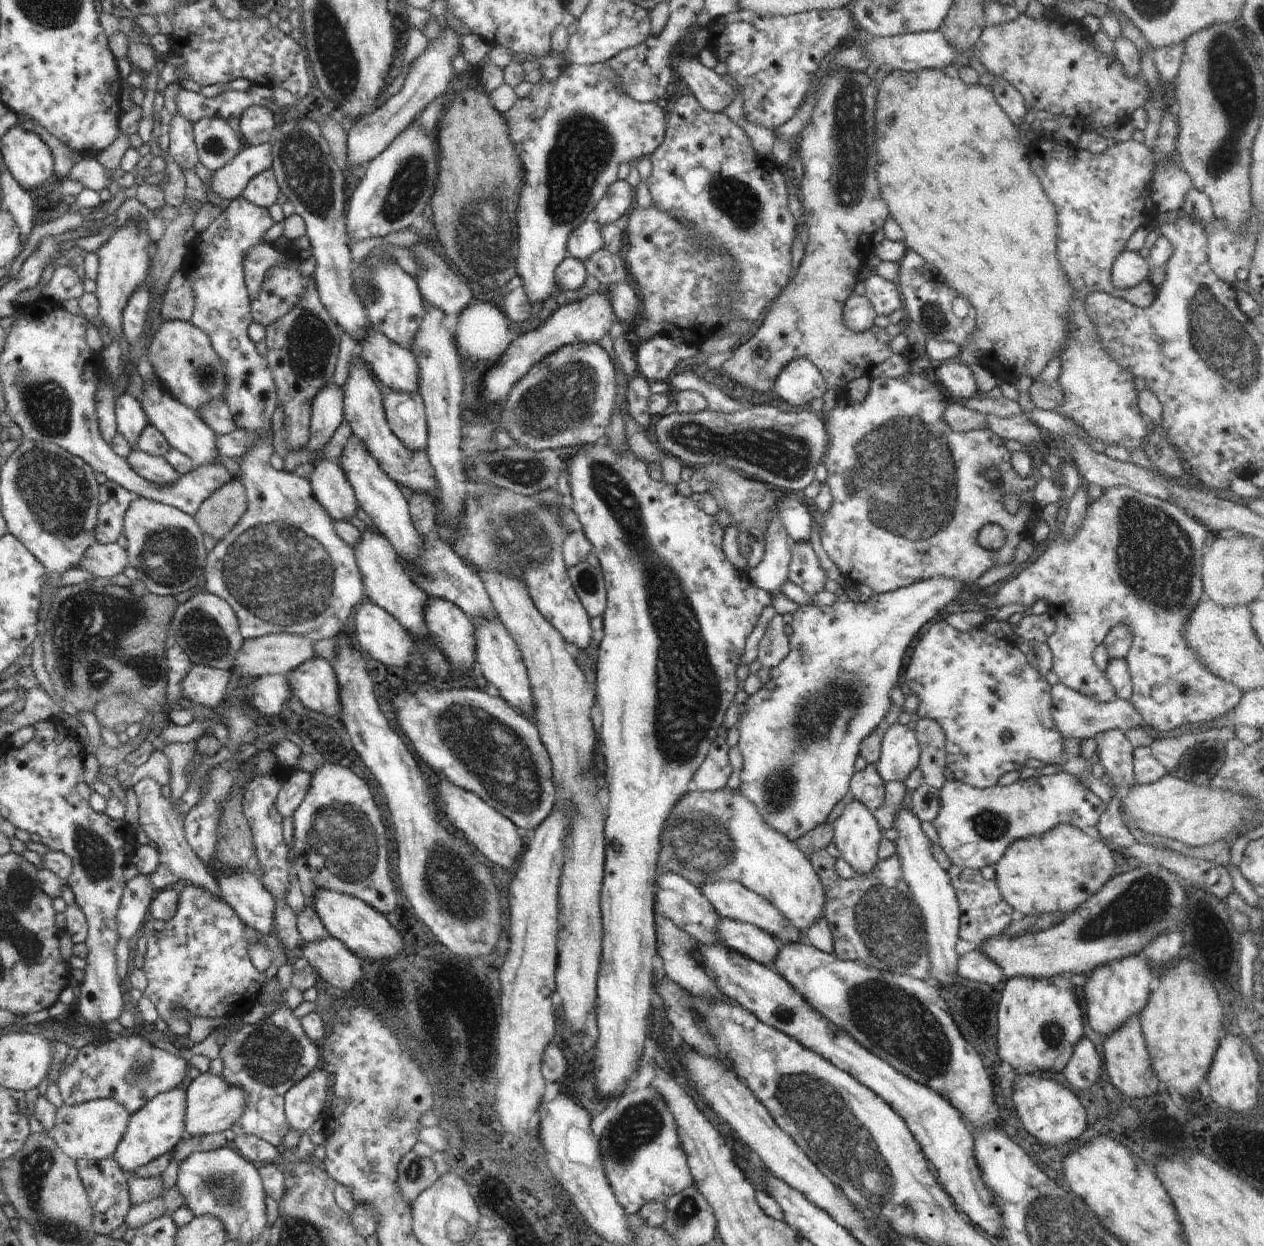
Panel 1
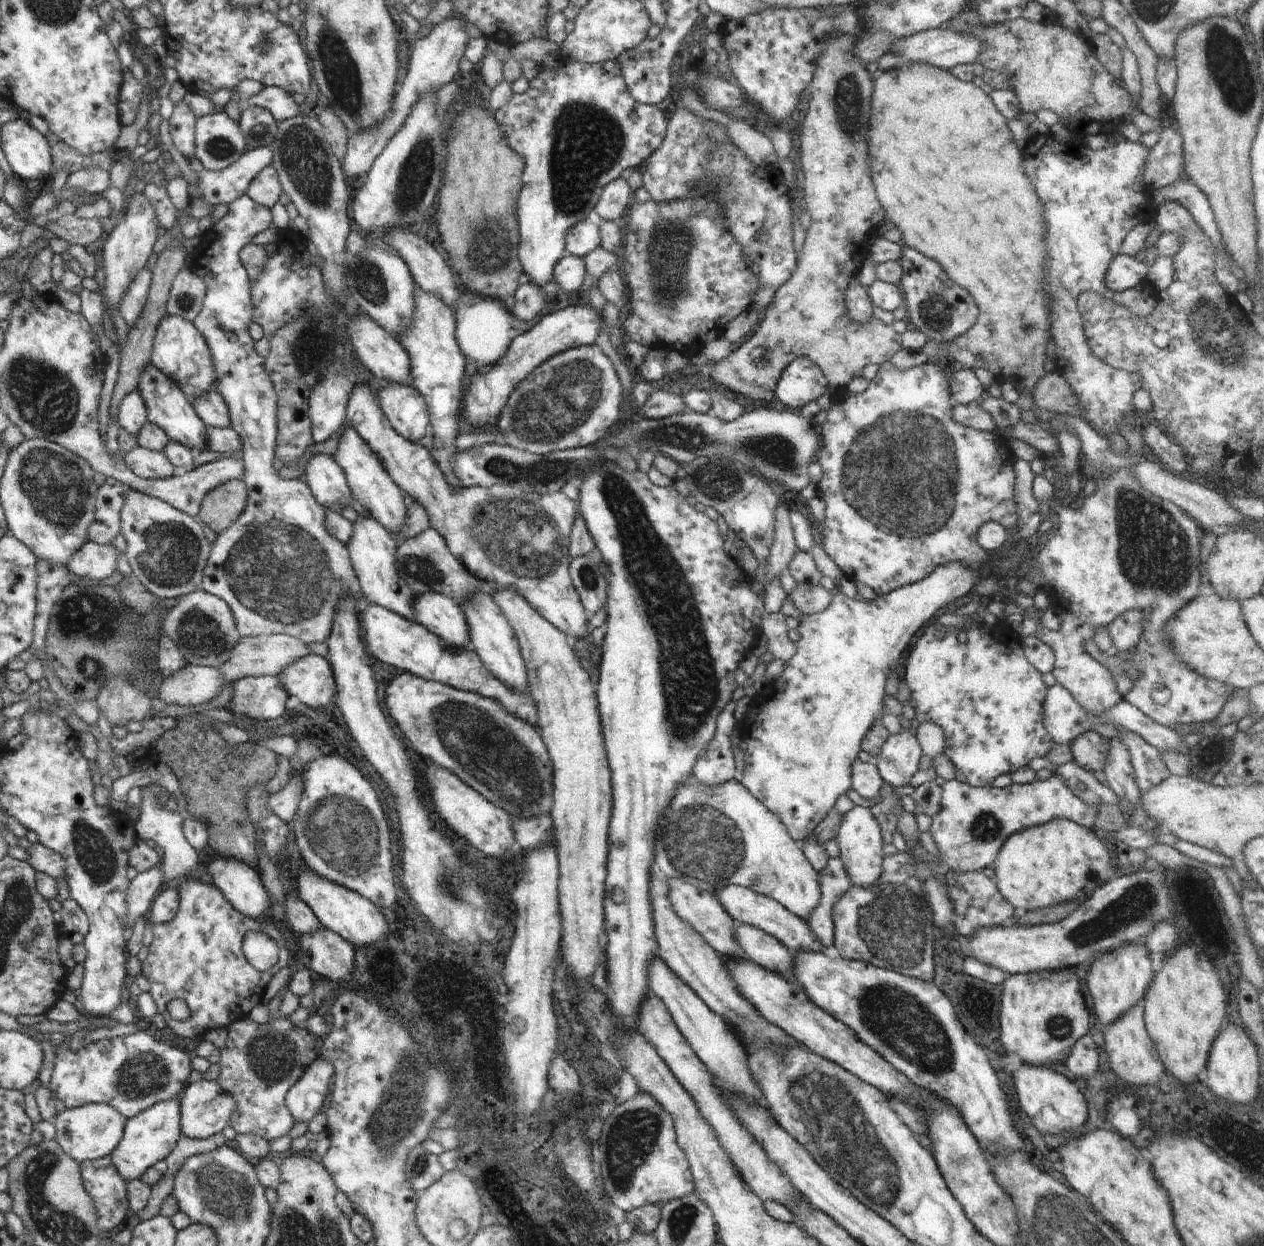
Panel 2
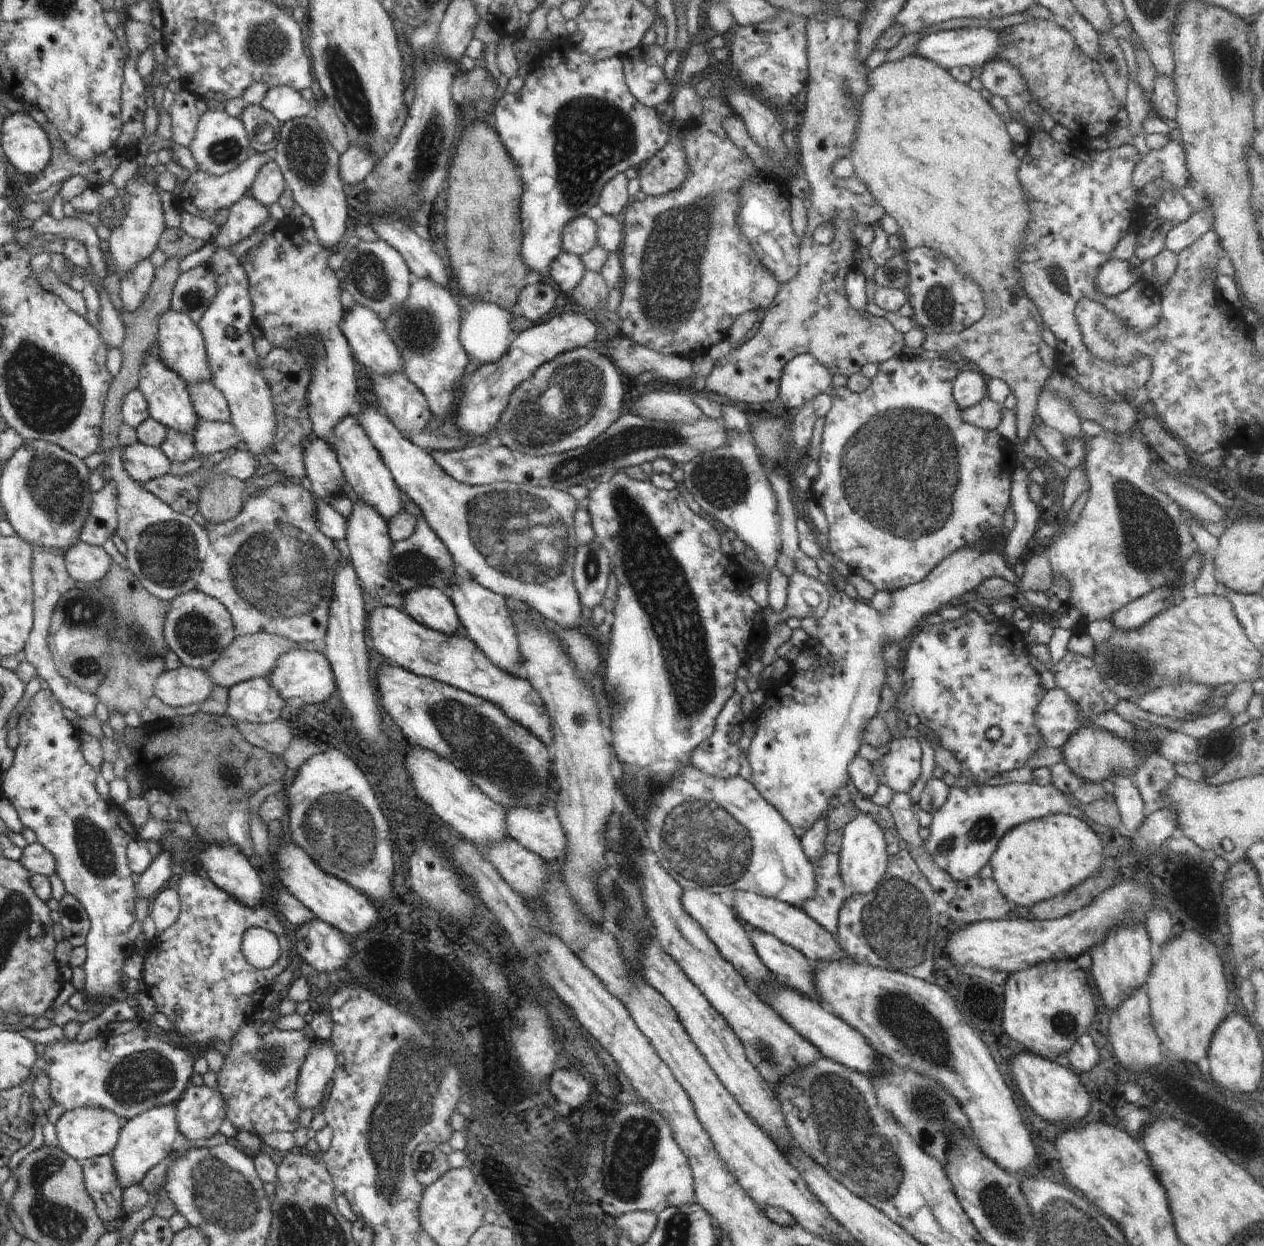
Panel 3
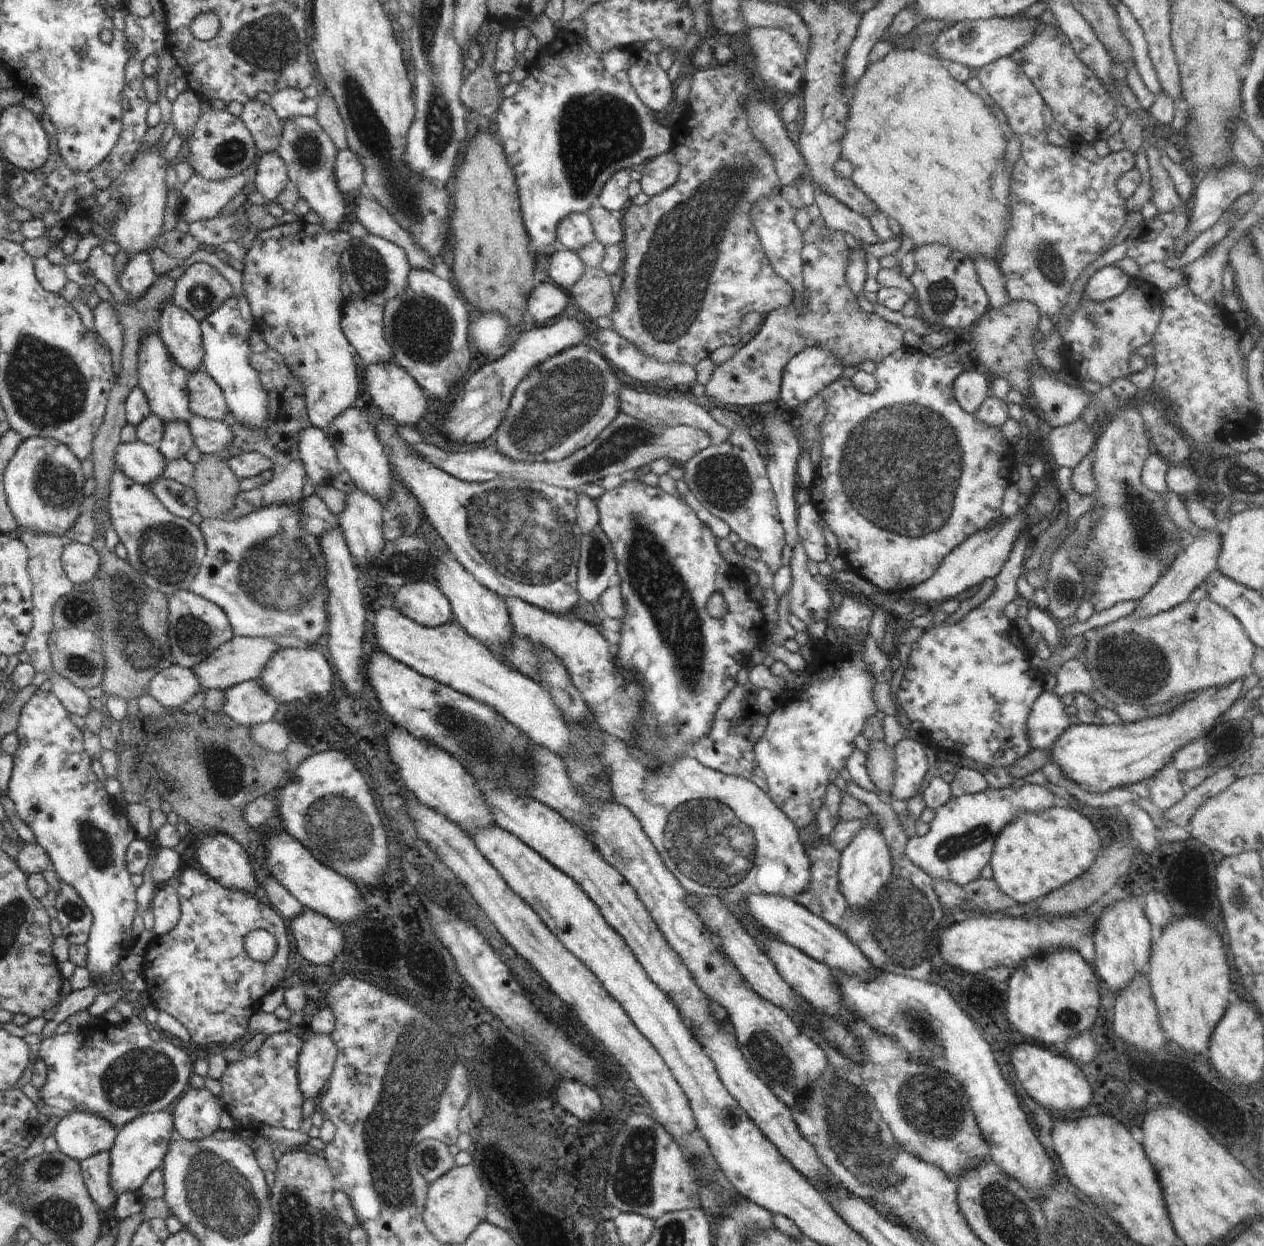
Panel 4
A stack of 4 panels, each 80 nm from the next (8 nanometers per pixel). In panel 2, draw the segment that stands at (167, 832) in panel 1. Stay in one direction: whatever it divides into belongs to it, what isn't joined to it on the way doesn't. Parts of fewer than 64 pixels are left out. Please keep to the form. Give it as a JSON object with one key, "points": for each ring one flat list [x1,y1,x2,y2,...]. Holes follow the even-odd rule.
{"points":[[149,787,142,788,142,802,140,806,140,815,137,823,135,823,135,838,145,840,154,840,161,847,164,854,161,856,160,864,163,872,163,882,166,884,169,880,176,876,188,877,188,873,194,872,198,866,198,852,193,846,188,844,182,830,184,819,177,813,164,808,160,808,156,804,157,798,151,796]]}

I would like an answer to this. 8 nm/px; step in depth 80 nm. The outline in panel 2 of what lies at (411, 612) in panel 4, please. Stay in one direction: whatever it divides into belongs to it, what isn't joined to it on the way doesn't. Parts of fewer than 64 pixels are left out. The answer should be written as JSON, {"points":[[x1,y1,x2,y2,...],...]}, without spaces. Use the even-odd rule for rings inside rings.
{"points":[[437,592,419,593,413,598,415,621,442,637,448,647,471,646,468,625,460,603]]}

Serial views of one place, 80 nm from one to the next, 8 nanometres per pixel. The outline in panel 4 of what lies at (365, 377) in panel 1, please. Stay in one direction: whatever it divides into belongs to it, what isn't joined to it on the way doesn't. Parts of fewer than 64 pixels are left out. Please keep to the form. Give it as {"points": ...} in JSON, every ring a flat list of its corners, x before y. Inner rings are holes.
{"points":[[383,420,378,426,373,426,377,432,380,442,383,444,386,452,388,452,389,462,392,464,393,472,399,476,398,479,401,483,414,493,418,502,422,505,423,513,429,520,429,523,433,526,433,529,438,533,448,550,448,552,467,570,482,586,488,588,488,590,494,591,498,596,503,599,505,597,518,597,524,602,539,606,541,609,550,611,551,613,572,613,571,610,576,606,578,599,580,598,577,591,577,561,579,560,579,546,581,544,582,532,576,524,577,519,577,496,578,494,573,489,565,489,554,485,546,485,540,482,523,481,520,479,495,477,494,480,485,483,469,483,460,480,459,478,451,477,450,474,446,474,443,470,430,464,426,459,418,456,411,449,404,439,398,436,397,430,386,420]]}

